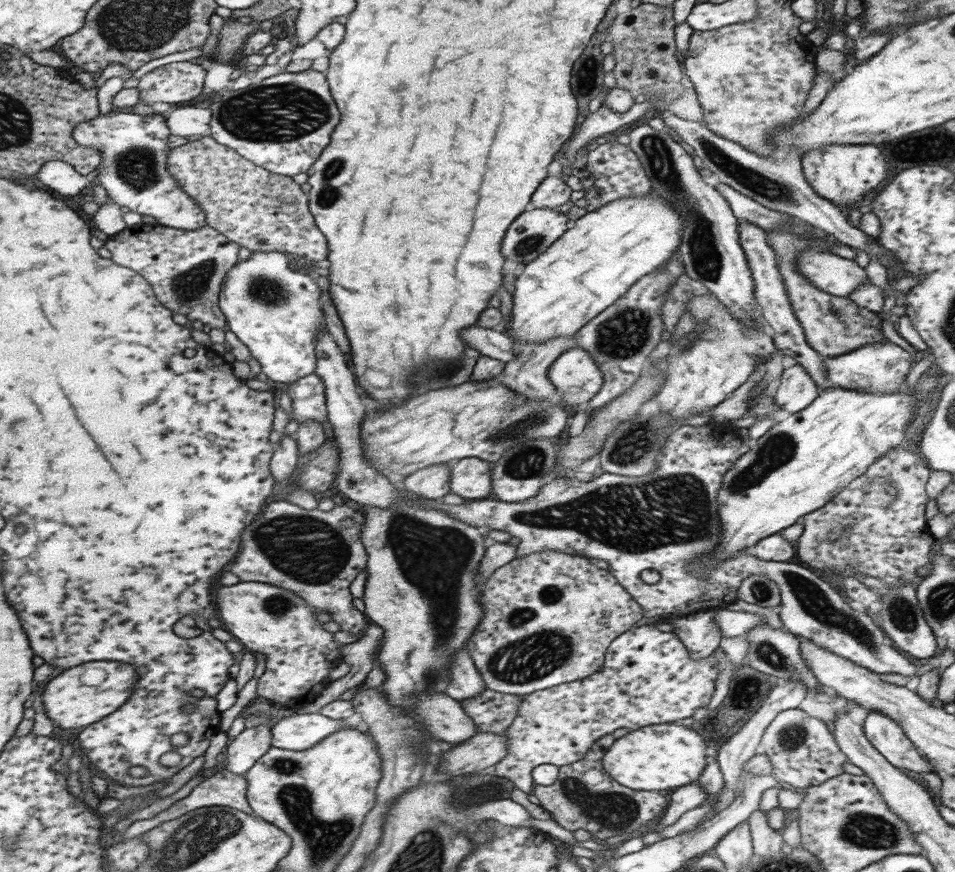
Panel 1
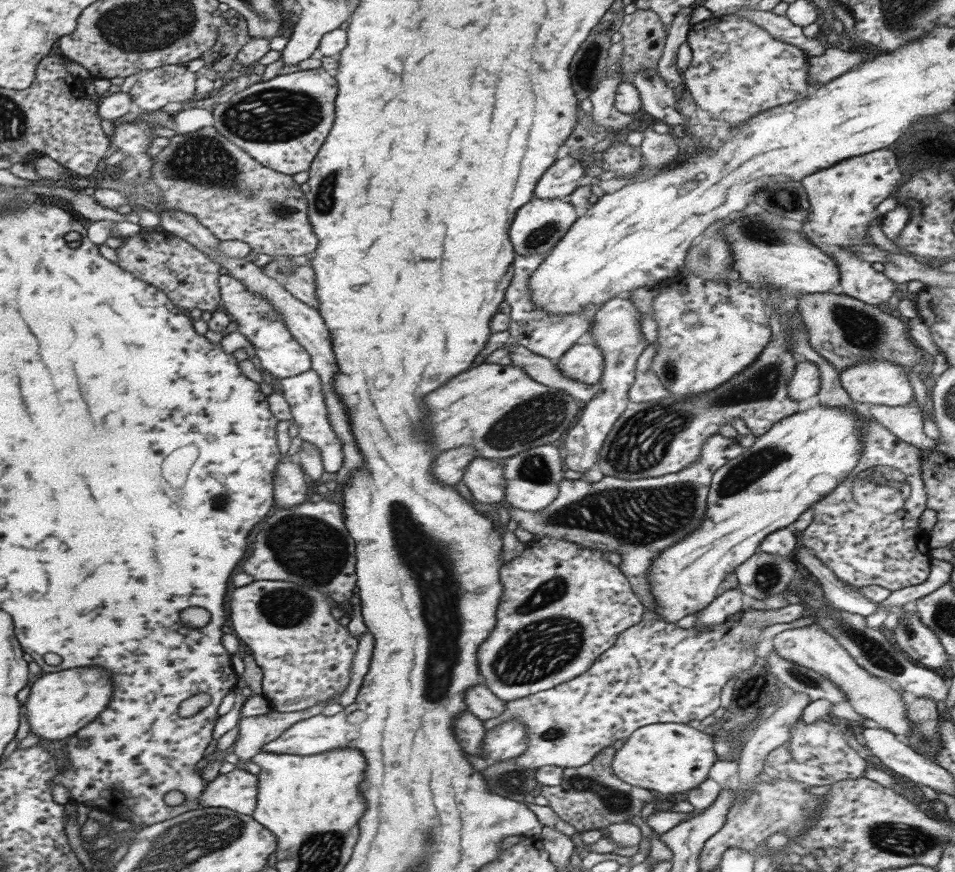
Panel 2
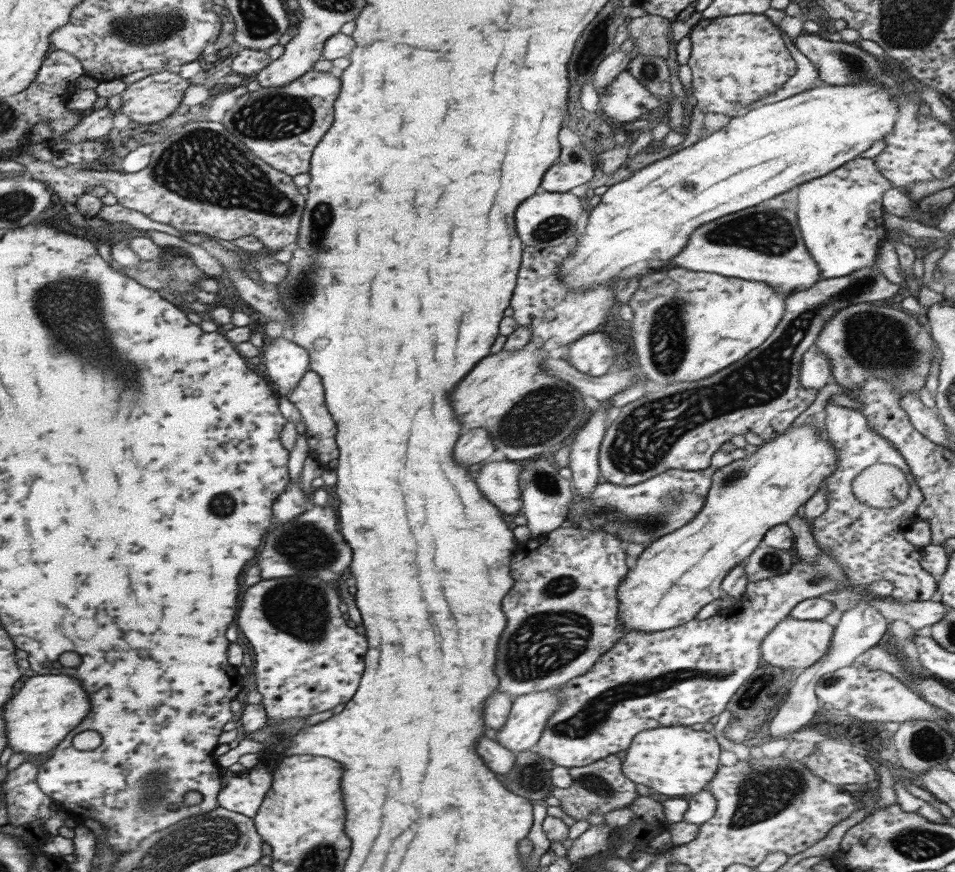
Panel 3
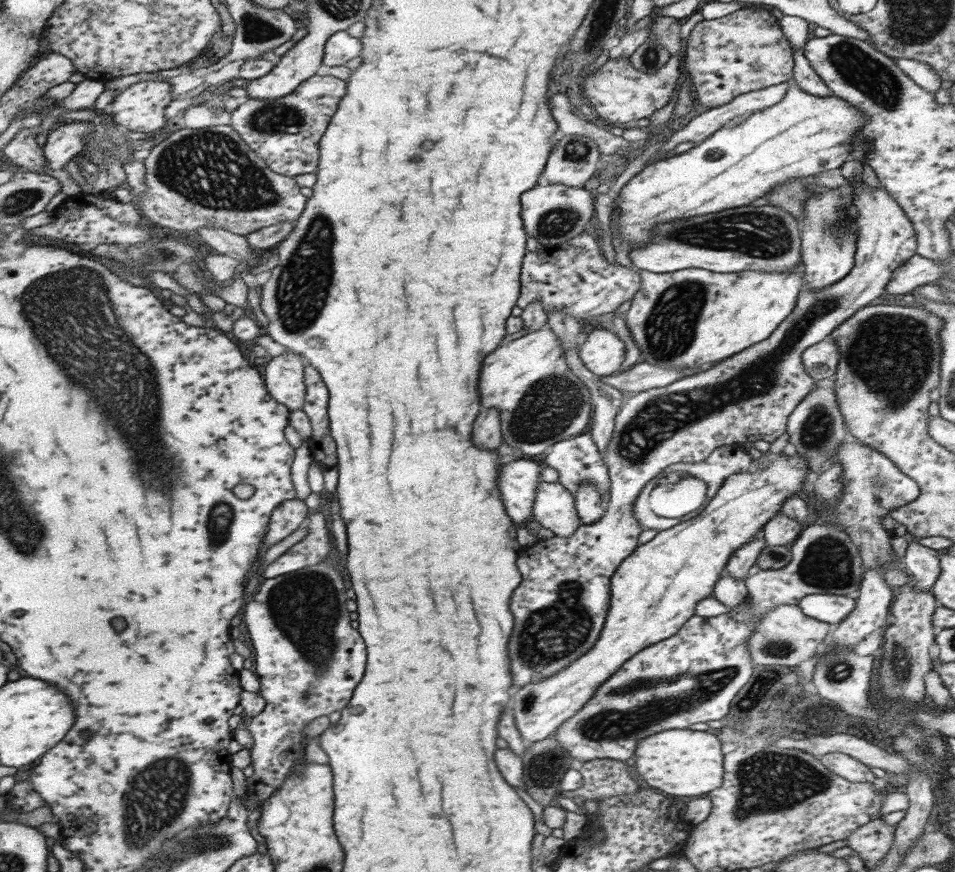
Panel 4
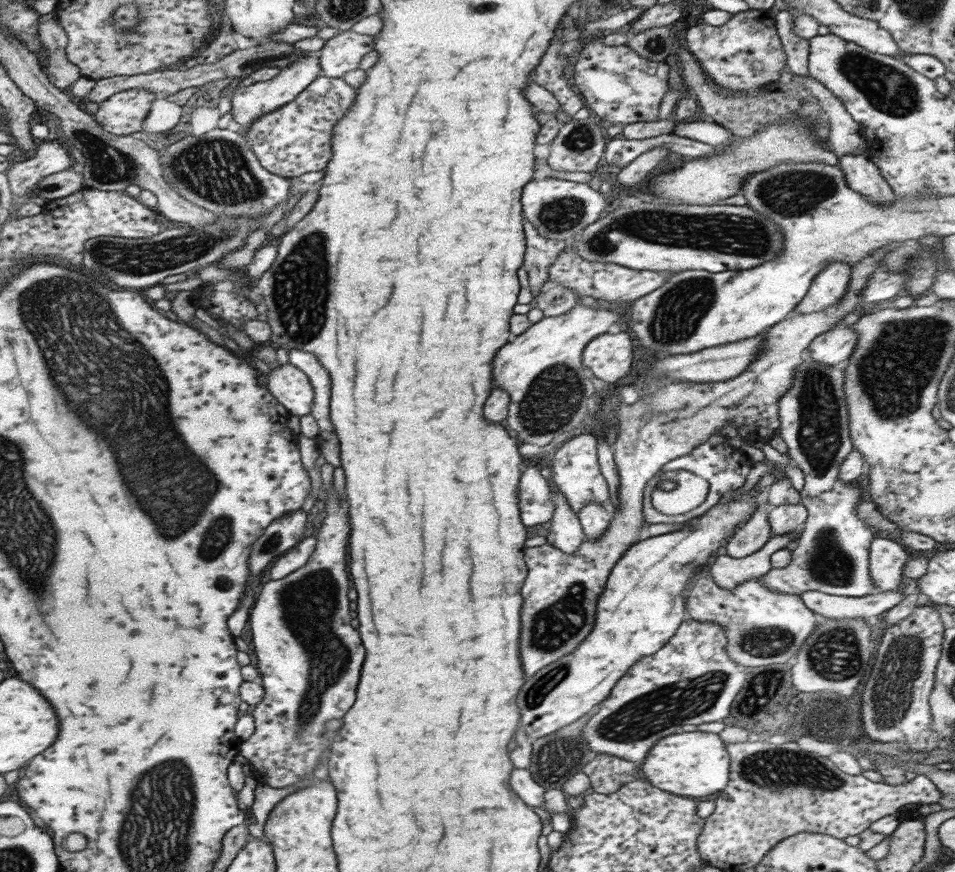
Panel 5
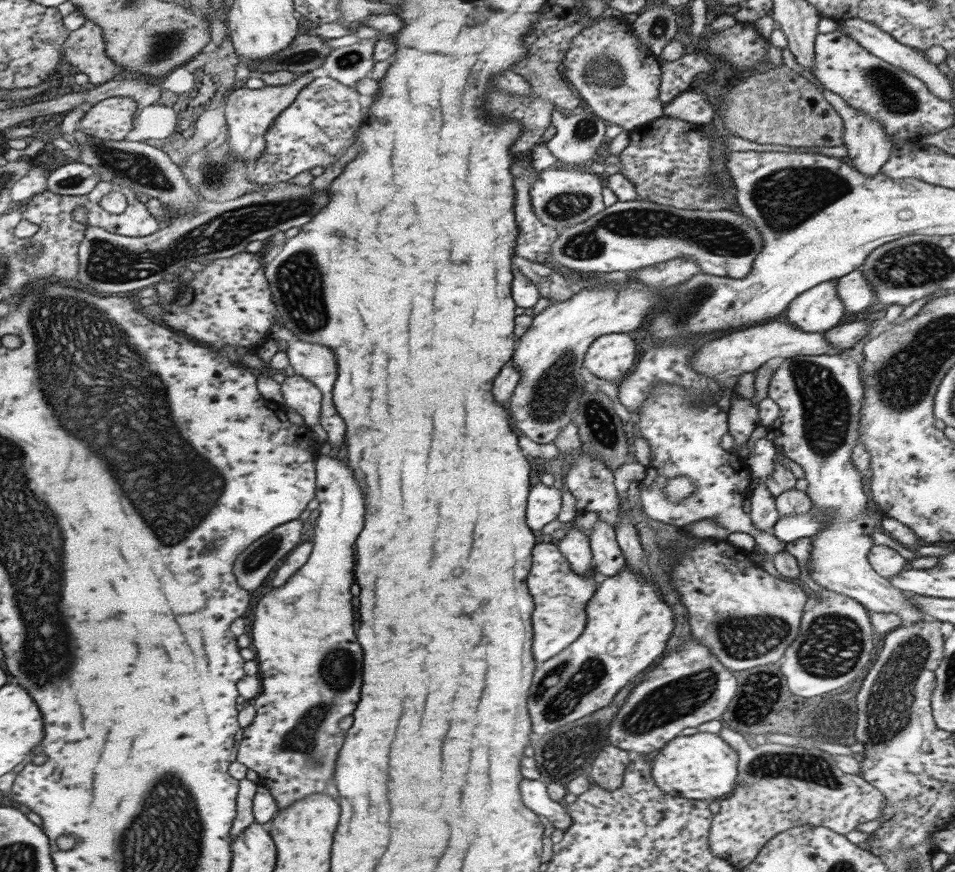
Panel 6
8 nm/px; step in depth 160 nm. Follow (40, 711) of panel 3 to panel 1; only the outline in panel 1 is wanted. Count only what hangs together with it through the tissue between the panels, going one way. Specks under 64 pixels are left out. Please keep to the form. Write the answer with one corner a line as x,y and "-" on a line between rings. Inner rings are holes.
91,661
72,666
47,681
41,694
43,709
53,726
71,730
91,725
115,712
129,698
137,678
138,674
133,674
133,668
121,662

